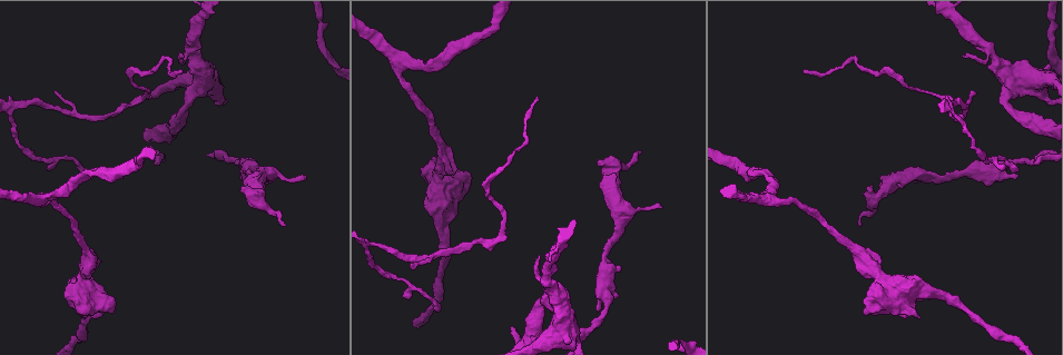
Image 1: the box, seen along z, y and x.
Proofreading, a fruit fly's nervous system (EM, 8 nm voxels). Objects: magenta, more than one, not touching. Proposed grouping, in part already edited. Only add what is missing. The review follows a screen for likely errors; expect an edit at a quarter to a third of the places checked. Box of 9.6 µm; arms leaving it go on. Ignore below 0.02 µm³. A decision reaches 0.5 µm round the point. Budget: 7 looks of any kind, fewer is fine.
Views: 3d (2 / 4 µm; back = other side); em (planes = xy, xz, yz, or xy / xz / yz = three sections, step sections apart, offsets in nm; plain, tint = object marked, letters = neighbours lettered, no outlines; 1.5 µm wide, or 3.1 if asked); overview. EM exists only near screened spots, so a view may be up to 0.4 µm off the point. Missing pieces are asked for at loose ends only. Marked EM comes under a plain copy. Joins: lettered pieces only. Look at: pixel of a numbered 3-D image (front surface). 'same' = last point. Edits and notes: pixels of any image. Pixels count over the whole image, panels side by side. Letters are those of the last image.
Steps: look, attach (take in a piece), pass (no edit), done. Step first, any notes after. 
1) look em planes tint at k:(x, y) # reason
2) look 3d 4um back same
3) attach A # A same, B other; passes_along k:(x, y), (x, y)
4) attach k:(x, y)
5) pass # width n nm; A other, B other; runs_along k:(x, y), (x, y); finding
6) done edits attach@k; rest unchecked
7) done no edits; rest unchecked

look em planes letters at 1:(859, 223) # branch stops here

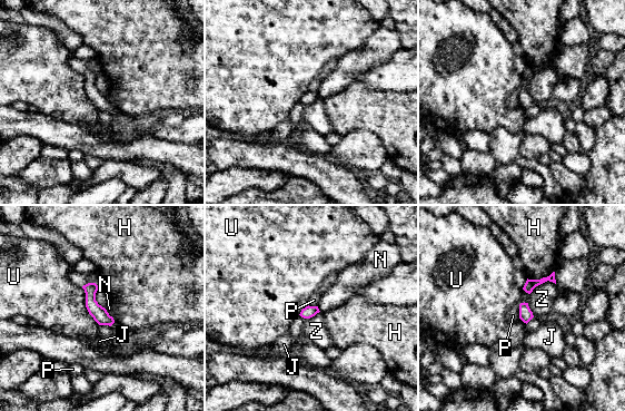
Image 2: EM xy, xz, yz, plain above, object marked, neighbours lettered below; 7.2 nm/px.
pass # H other, J other, N other, P other, U other, Z other; runs_along 2:(90, 285), (90, 303), (109, 322); no lettered piece goes on from it

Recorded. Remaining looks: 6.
look em planes letters at 1:(306, 179) # branch stops here

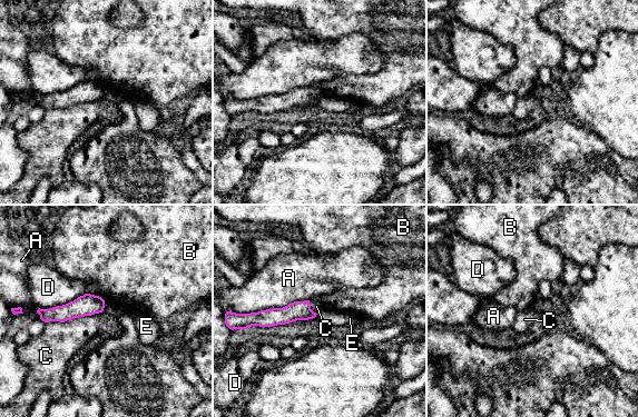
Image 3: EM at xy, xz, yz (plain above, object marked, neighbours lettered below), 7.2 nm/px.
pass # A other, B other, C other, D other, E other; runs_along 3:(101, 303), (65, 313), (41, 311); none of them fits

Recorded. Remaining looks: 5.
look em planes letters at 1:(48, 169) # branch stops here

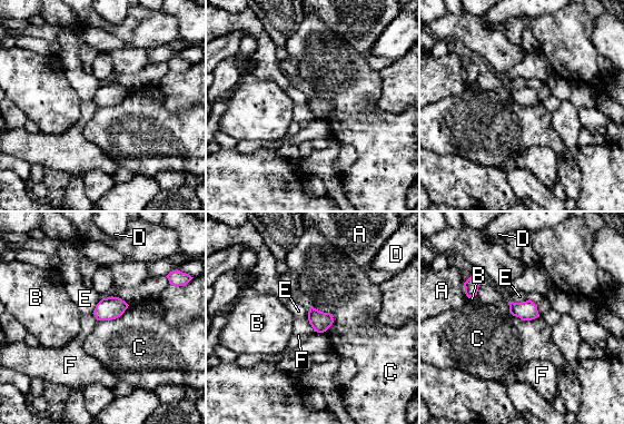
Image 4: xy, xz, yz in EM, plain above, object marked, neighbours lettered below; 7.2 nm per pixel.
pass # width 140 nm; A other, B other, C other, D other, E other, F other; border 4:(128, 305), (119, 316), (97, 321); no lettered piece goes on from it

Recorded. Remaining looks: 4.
done no edits; rest unchecked

